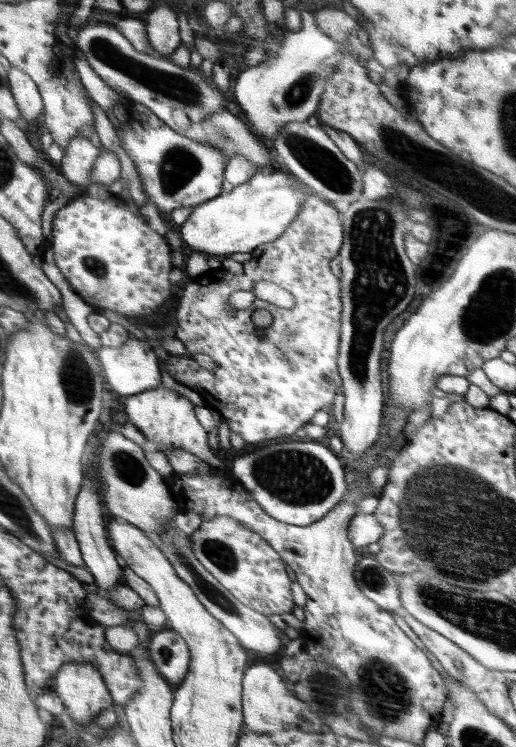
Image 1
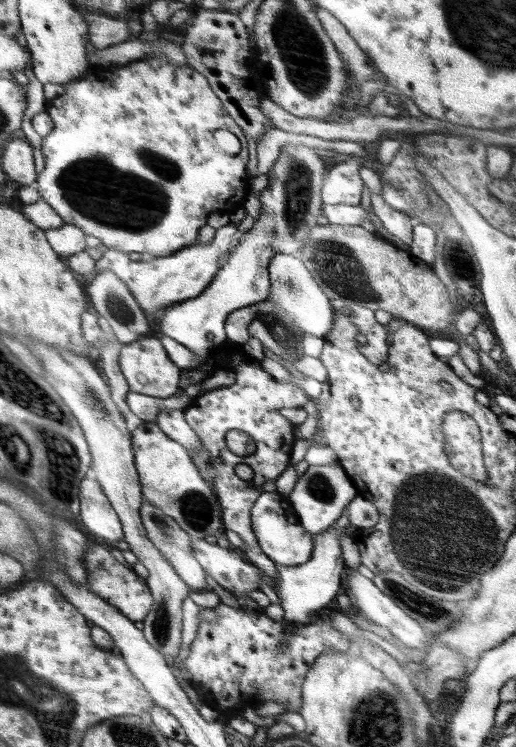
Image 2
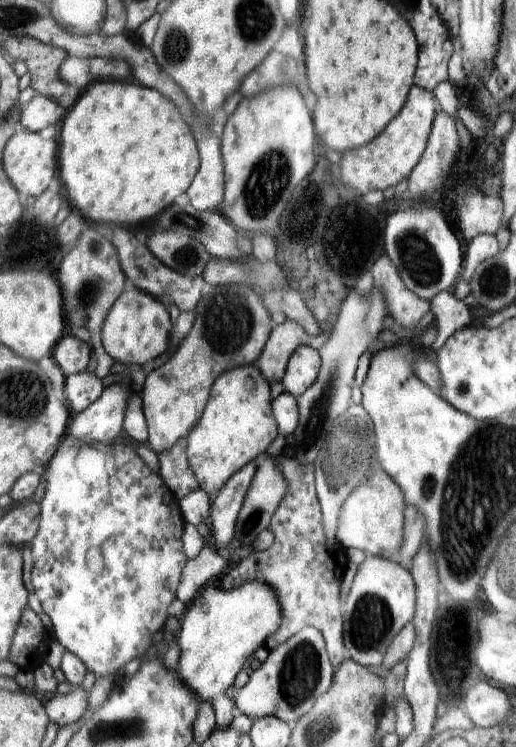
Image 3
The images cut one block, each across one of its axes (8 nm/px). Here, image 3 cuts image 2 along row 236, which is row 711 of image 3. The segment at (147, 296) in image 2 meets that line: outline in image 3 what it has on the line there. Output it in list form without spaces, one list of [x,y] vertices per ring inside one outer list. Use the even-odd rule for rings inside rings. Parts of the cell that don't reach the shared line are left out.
[[[214,581],[188,608],[182,628],[177,675],[200,703],[210,702],[216,718],[216,729],[225,729],[233,721],[234,699],[226,695],[236,674],[254,651],[279,627],[281,610],[277,595],[265,584],[244,583],[225,591]]]

